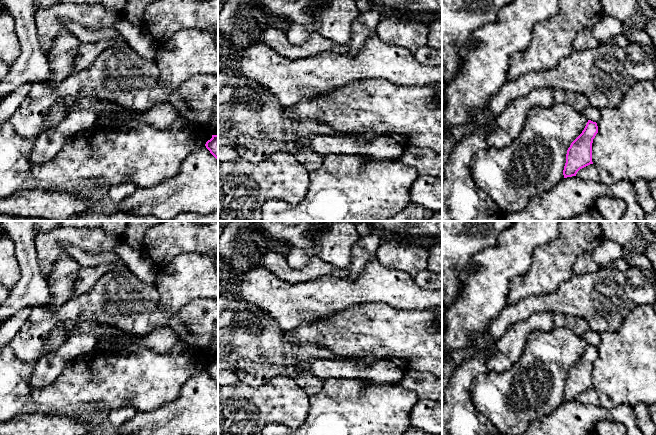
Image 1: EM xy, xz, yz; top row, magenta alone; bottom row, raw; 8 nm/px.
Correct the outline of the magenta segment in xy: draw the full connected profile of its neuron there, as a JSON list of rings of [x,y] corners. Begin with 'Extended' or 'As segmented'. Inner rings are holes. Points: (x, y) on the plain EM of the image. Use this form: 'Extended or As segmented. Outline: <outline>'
As segmented. Outline: [[[212,359],[212,362],[206,366],[205,370],[218,384],[218,359]]]

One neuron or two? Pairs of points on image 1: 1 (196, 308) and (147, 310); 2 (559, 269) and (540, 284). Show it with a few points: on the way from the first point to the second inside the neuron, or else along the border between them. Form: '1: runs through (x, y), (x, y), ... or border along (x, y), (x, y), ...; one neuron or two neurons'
1: runs through (184, 319), (159, 318); one neuron
2: runs through (554, 270), (545, 279); one neuron

